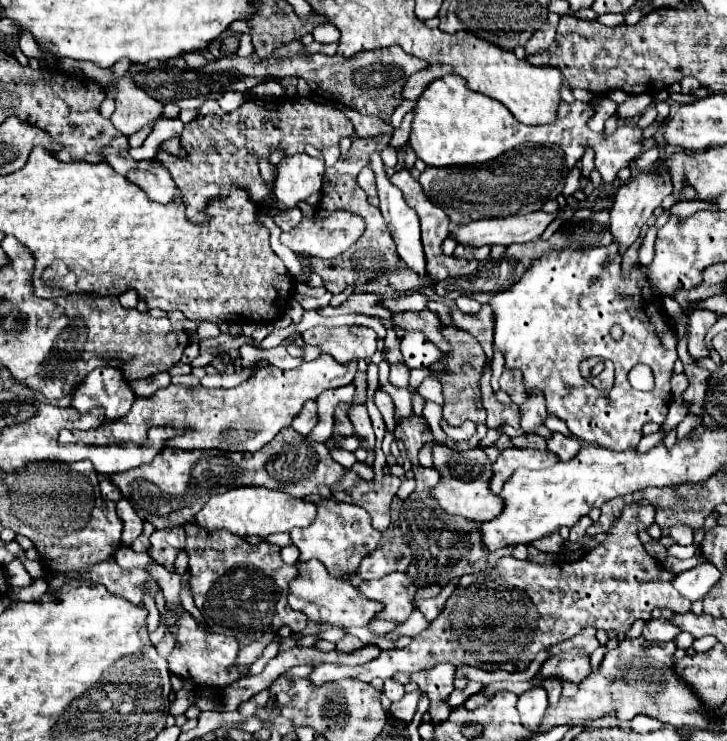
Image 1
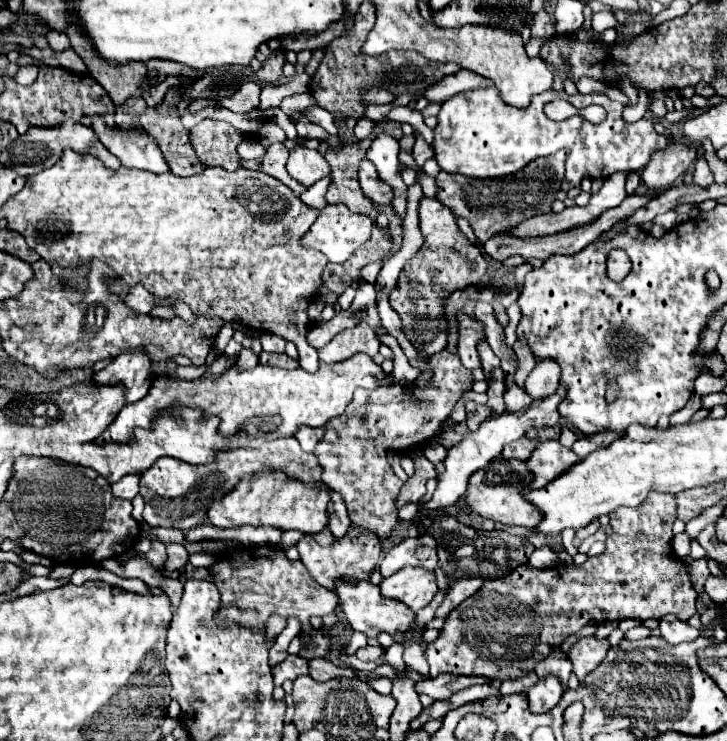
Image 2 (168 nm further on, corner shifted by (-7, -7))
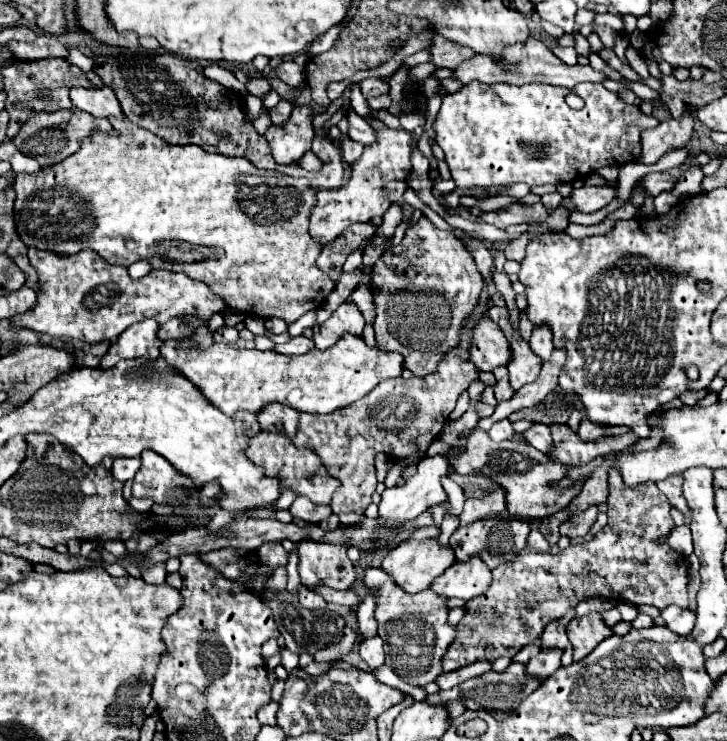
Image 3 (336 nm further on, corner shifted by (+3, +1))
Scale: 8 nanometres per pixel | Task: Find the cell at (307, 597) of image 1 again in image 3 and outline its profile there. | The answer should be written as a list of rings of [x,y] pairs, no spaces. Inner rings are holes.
[[[366,568],[364,584],[368,588],[380,590],[378,606],[376,606],[376,620],[378,620],[378,636],[384,640],[386,666],[392,668],[404,680],[410,680],[416,674],[420,686],[434,682],[444,672],[442,656],[446,654],[448,646],[456,638],[456,628],[448,624],[450,608],[448,608],[446,596],[436,594],[432,588],[426,588],[416,594],[408,594],[382,568]],[[408,640],[418,640],[418,652],[406,650]]]

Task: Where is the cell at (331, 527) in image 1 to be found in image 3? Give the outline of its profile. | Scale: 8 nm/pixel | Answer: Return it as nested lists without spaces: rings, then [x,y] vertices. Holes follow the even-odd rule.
[[[300,542],[298,552],[298,572],[306,588],[330,586],[334,590],[348,590],[356,580],[354,566],[346,554],[346,546]]]

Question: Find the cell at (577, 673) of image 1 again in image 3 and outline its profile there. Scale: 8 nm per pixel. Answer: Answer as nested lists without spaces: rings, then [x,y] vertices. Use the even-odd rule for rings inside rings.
[[[590,612],[586,616],[574,616],[566,626],[568,638],[574,646],[574,660],[586,658],[604,638],[612,636],[612,628],[606,626],[602,614]]]

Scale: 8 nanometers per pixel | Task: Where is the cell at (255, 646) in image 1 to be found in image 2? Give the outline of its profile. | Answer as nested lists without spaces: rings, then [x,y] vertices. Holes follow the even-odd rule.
[[[274,614],[268,619],[266,623],[266,638],[268,640],[274,640],[278,634],[286,627],[286,619]]]

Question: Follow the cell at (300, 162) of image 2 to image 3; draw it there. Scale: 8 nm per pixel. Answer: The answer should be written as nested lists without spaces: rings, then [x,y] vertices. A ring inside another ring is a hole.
[[[310,104],[296,106],[292,110],[292,116],[280,124],[270,126],[264,134],[266,142],[272,148],[272,156],[278,164],[294,164],[298,162],[306,150],[310,150],[310,144],[314,140],[314,126],[312,126],[314,114]]]

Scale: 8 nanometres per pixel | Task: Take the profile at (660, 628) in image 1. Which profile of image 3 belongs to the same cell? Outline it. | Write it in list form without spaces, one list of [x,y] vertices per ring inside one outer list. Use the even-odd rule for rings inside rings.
[[[678,606],[664,608],[662,618],[666,620],[666,626],[672,632],[678,632],[678,634],[692,632],[692,628],[696,624],[696,614],[692,610],[684,610],[684,608],[678,608]]]

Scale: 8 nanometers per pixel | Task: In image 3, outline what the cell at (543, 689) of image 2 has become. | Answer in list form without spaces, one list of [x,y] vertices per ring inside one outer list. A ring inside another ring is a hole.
[[[548,648],[548,650],[542,650],[540,654],[536,654],[526,664],[526,668],[534,676],[540,676],[542,680],[546,680],[546,676],[552,676],[552,672],[556,672],[560,668],[560,658],[562,658],[560,648]]]

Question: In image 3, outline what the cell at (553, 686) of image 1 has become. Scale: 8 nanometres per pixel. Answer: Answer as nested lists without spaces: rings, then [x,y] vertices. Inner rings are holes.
[[[574,608],[568,614],[564,614],[564,618],[554,620],[546,626],[546,630],[544,630],[546,636],[544,634],[540,636],[540,640],[544,644],[544,650],[546,648],[566,648],[568,646],[570,640],[566,636],[566,624],[568,624],[568,618],[572,618],[572,616],[574,616]]]

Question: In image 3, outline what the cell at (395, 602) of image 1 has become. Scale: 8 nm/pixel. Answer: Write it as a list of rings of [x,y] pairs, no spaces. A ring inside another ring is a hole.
[[[402,540],[396,548],[392,548],[384,562],[382,562],[382,570],[386,570],[394,580],[396,584],[400,584],[400,588],[404,588],[406,592],[420,592],[424,588],[428,588],[432,584],[434,578],[438,578],[440,574],[444,574],[446,568],[450,568],[452,564],[456,562],[456,556],[454,556],[454,550],[452,546],[446,546],[442,544],[440,540]]]

